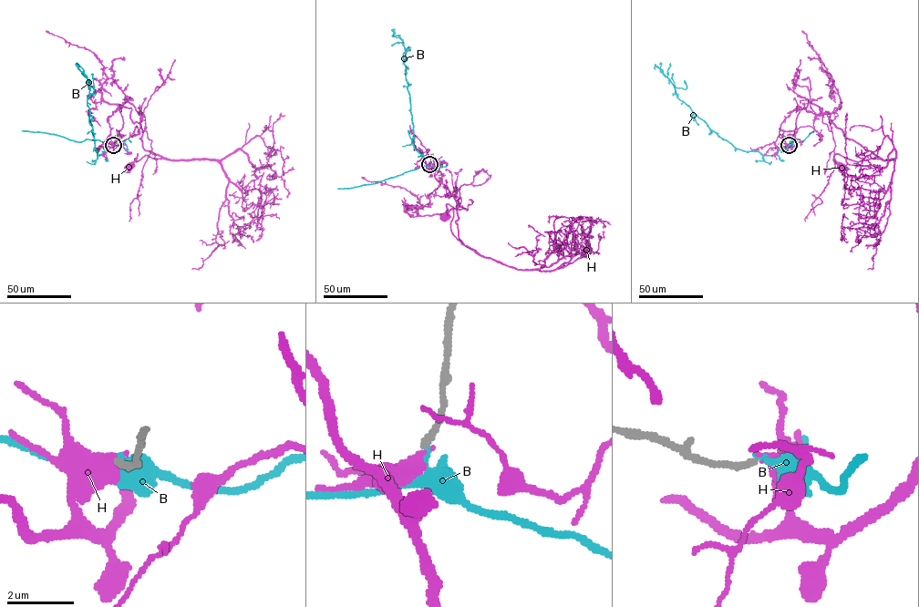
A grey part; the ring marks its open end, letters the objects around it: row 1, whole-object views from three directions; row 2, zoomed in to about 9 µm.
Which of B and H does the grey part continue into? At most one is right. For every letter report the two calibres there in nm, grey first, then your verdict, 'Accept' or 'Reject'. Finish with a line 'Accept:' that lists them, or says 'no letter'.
B: Thickness 200 nm (grey) against 200 nm. Reject
H: Thickness 190 nm (grey) against 500 nm. Accept
Accept: H

